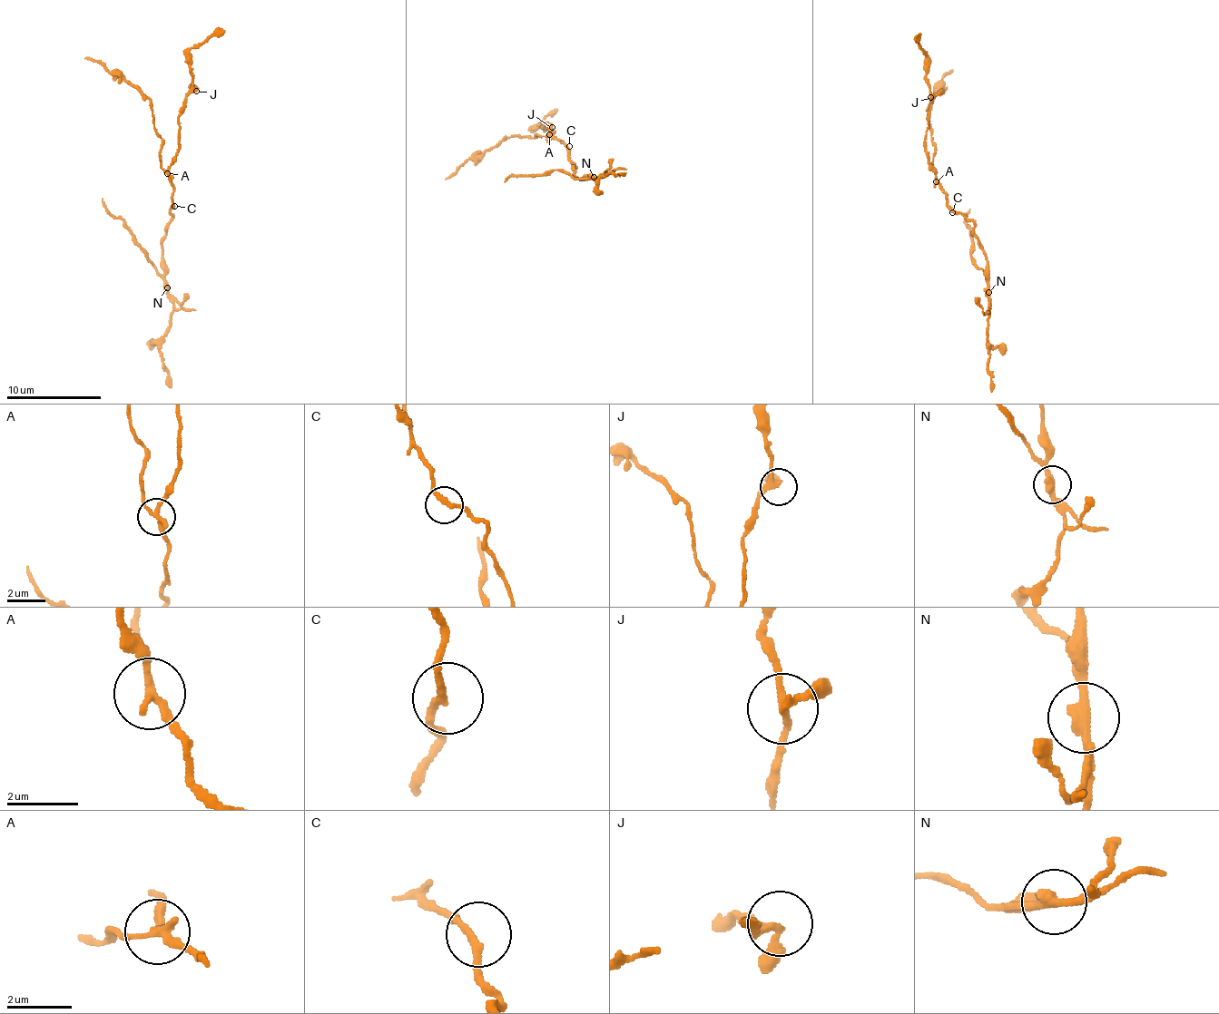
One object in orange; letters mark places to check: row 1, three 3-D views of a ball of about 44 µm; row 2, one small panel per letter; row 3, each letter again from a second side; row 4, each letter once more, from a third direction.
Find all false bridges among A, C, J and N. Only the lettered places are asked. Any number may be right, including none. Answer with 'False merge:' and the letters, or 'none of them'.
False merge: A, N

